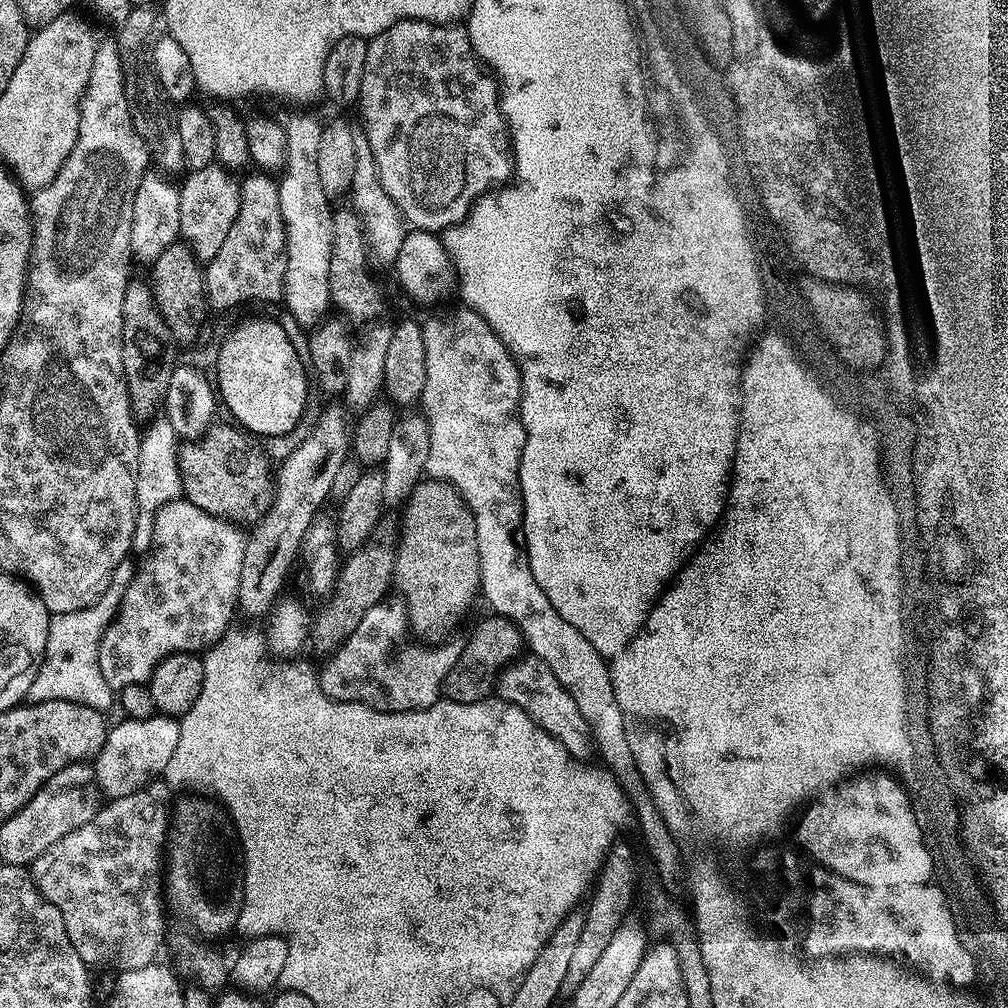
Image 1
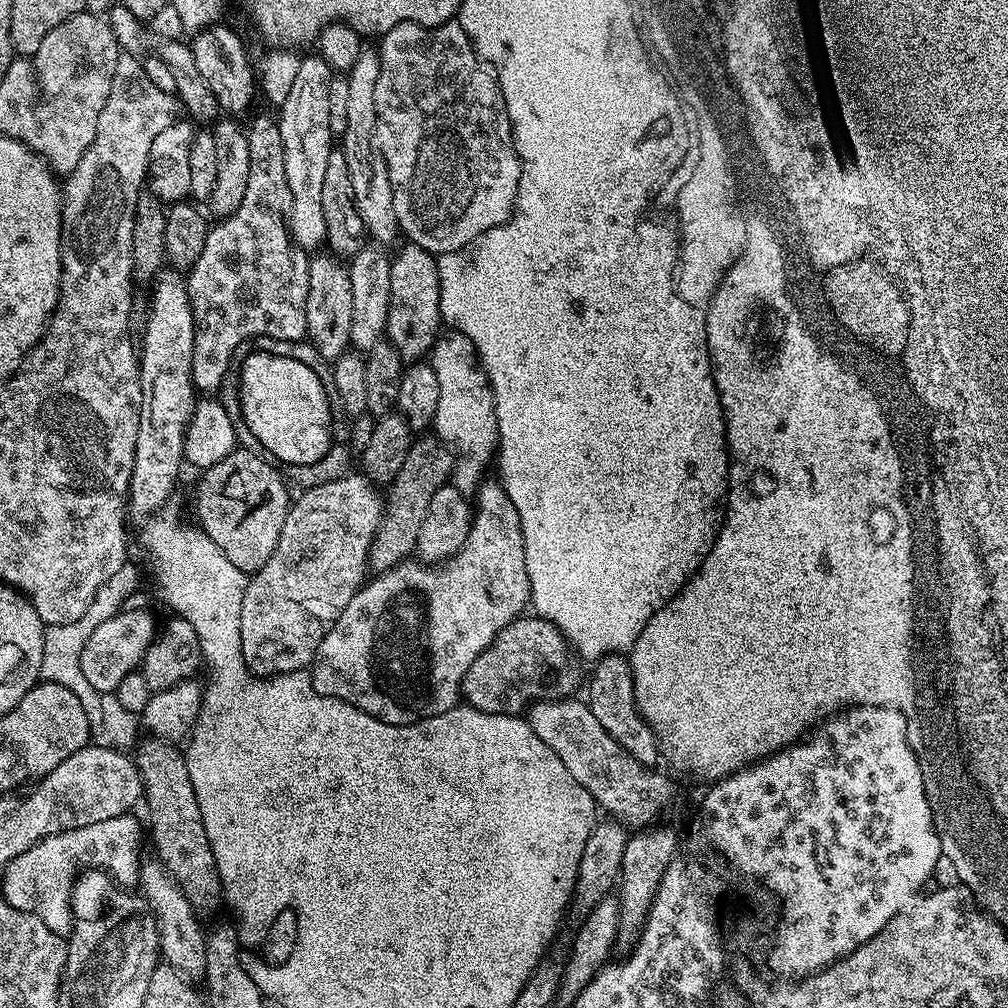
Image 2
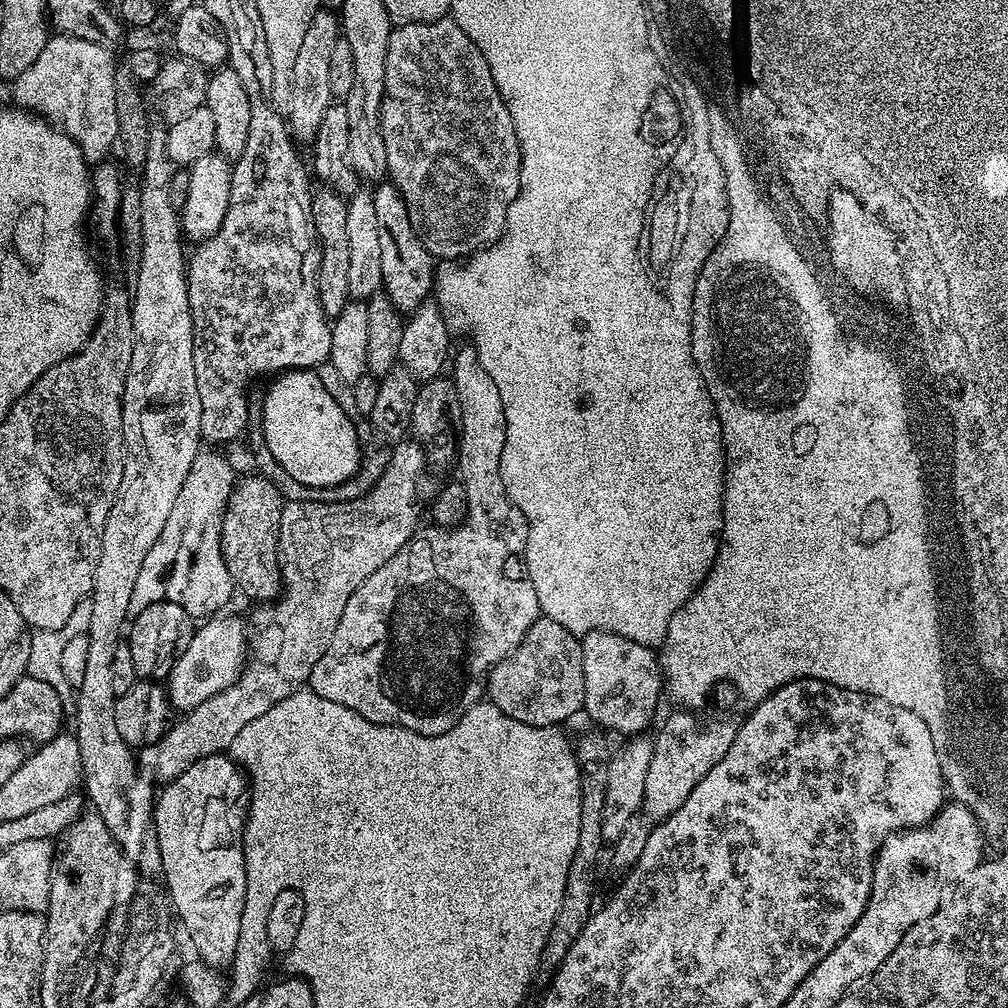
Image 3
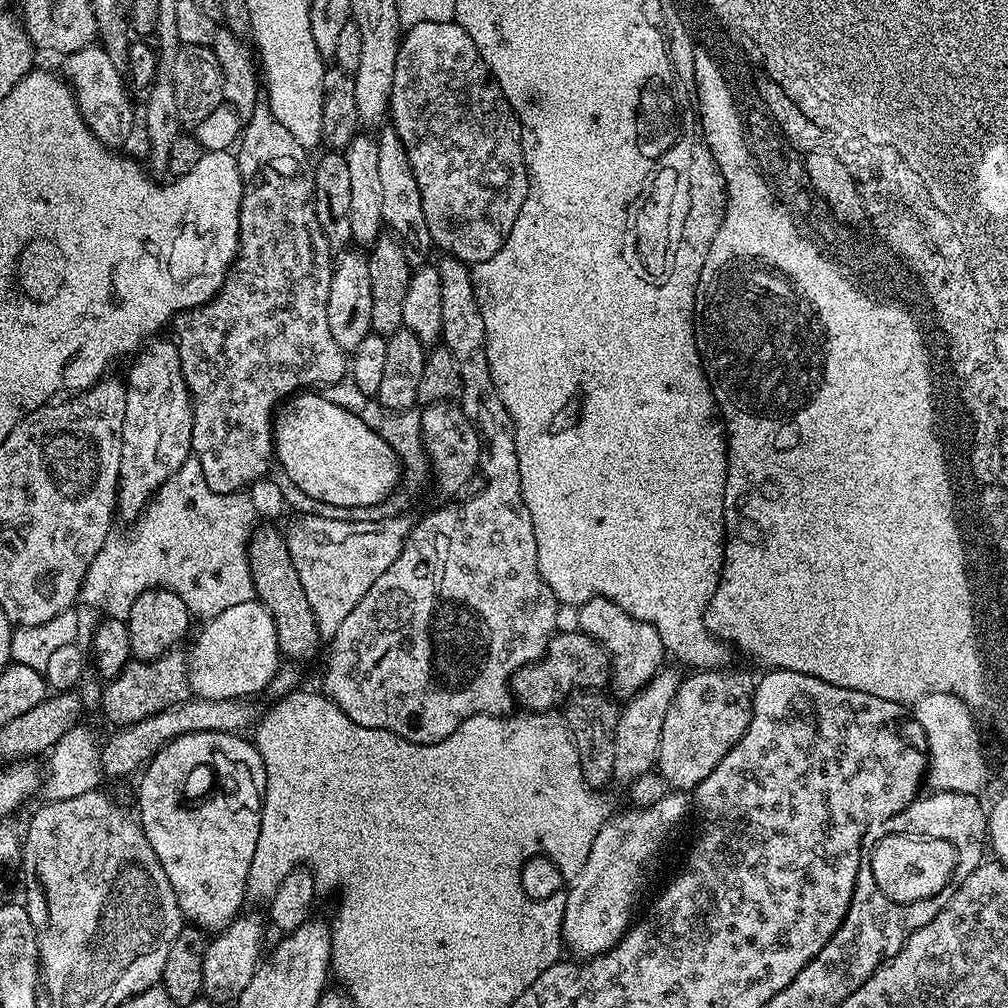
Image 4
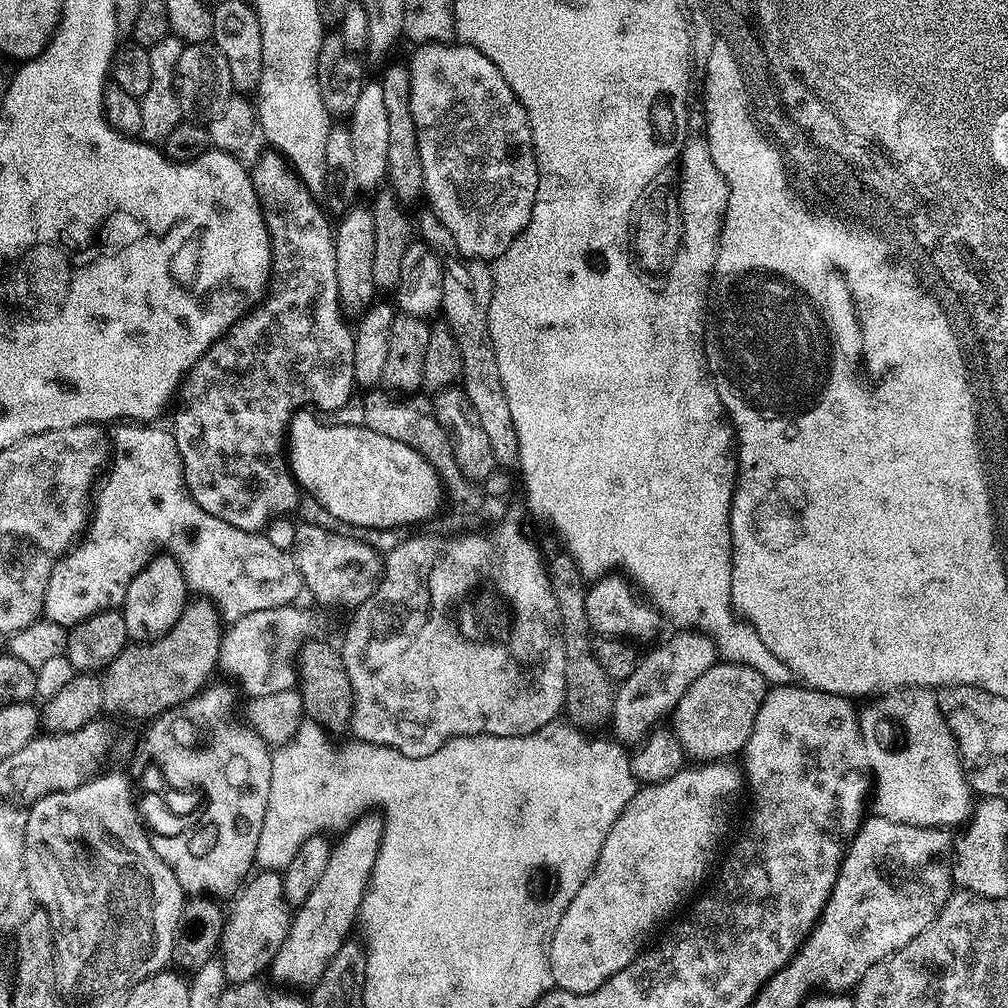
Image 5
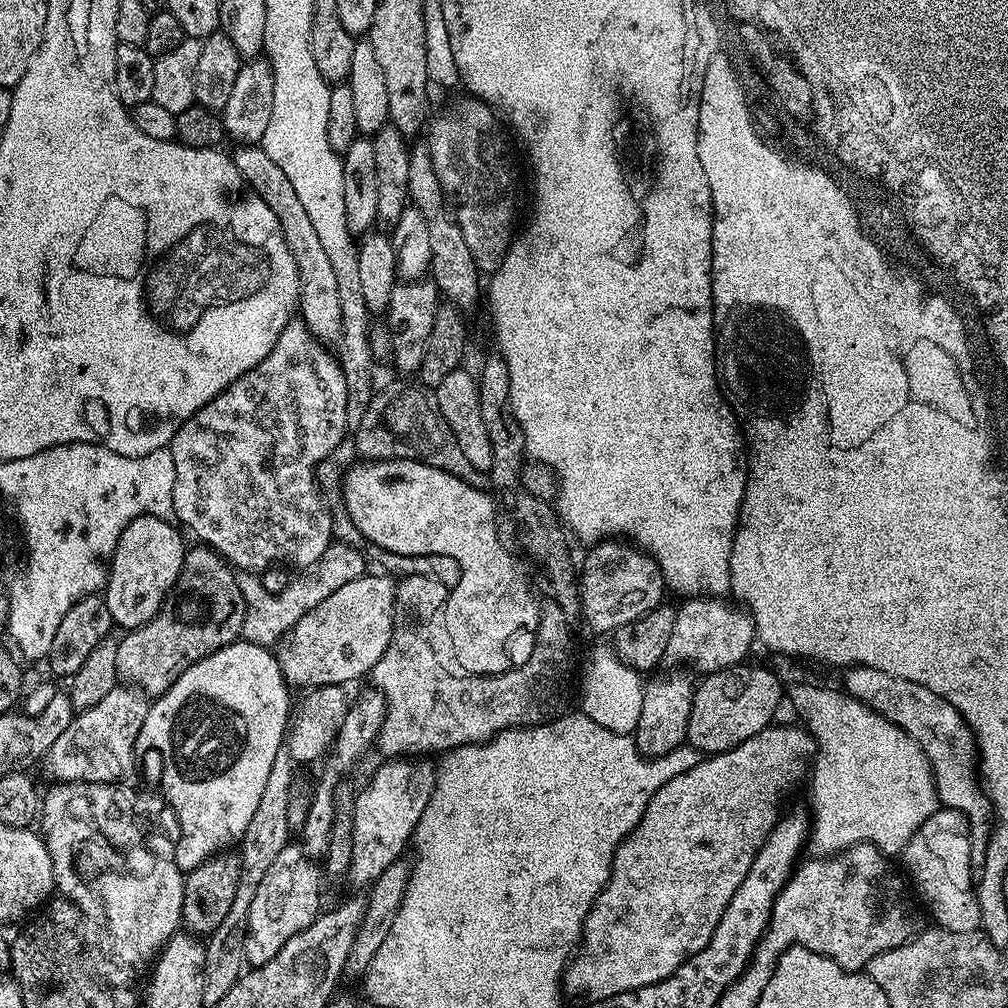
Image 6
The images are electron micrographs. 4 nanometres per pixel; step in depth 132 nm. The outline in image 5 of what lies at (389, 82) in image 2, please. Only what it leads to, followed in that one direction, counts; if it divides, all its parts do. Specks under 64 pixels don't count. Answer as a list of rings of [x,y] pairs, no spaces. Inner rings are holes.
[[[449,42],[438,45],[422,44],[415,51],[412,60],[407,61],[407,65],[410,74],[410,114],[414,114],[416,123],[418,158],[422,158],[423,199],[428,199],[427,207],[434,214],[438,214],[438,222],[442,222],[442,226],[446,226],[446,230],[450,230],[450,238],[454,238],[462,255],[467,256],[469,260],[494,262],[499,256],[506,254],[510,242],[514,242],[514,238],[518,238],[518,234],[522,234],[526,222],[530,222],[530,214],[536,201],[538,166],[532,149],[532,131],[528,115],[522,102],[514,94],[514,90],[510,90],[506,78],[502,78],[498,66],[494,66],[494,62],[490,62],[490,58],[486,58],[486,54],[482,54],[477,48],[459,42]]]

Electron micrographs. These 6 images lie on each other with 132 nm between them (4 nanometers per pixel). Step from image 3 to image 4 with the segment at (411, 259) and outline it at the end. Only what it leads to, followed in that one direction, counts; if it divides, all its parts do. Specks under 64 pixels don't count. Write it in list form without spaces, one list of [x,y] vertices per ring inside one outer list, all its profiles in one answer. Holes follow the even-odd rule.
[[[384,126],[379,132],[376,145],[378,146],[378,183],[382,185],[384,228],[395,236],[413,257],[424,256],[428,251],[433,251],[434,245],[430,238],[430,226],[426,226],[426,214],[422,214],[422,194],[418,190],[418,182],[414,178],[410,158],[395,128]]]

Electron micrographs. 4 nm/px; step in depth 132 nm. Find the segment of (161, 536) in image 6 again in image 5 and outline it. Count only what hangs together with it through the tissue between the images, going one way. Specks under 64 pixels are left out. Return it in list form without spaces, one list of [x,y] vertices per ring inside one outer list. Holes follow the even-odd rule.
[[[167,554],[153,555],[148,564],[130,582],[124,595],[122,611],[129,641],[147,642],[164,636],[178,622],[182,610],[190,599],[190,589],[174,557]]]

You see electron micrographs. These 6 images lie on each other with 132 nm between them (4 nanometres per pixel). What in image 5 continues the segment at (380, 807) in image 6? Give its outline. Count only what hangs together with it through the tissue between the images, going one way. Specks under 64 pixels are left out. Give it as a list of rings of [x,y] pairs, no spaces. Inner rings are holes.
[[[380,814],[359,816],[354,823],[349,824],[347,828],[339,833],[340,841],[335,841],[332,844],[330,859],[326,870],[322,874],[322,879],[316,883],[314,890],[310,890],[310,895],[307,896],[306,902],[302,902],[295,909],[292,925],[286,934],[286,942],[282,942],[278,954],[274,954],[270,969],[270,976],[273,976],[273,978],[271,977],[273,981],[281,982],[288,986],[296,986],[292,984],[312,986],[317,980],[322,978],[327,963],[330,962],[334,954],[338,953],[338,948],[342,946],[345,940],[349,939],[351,932],[348,931],[354,926],[357,927],[362,898],[366,894],[369,884],[372,883],[372,871],[374,870],[374,864],[378,862],[380,839],[383,834],[384,817]]]

